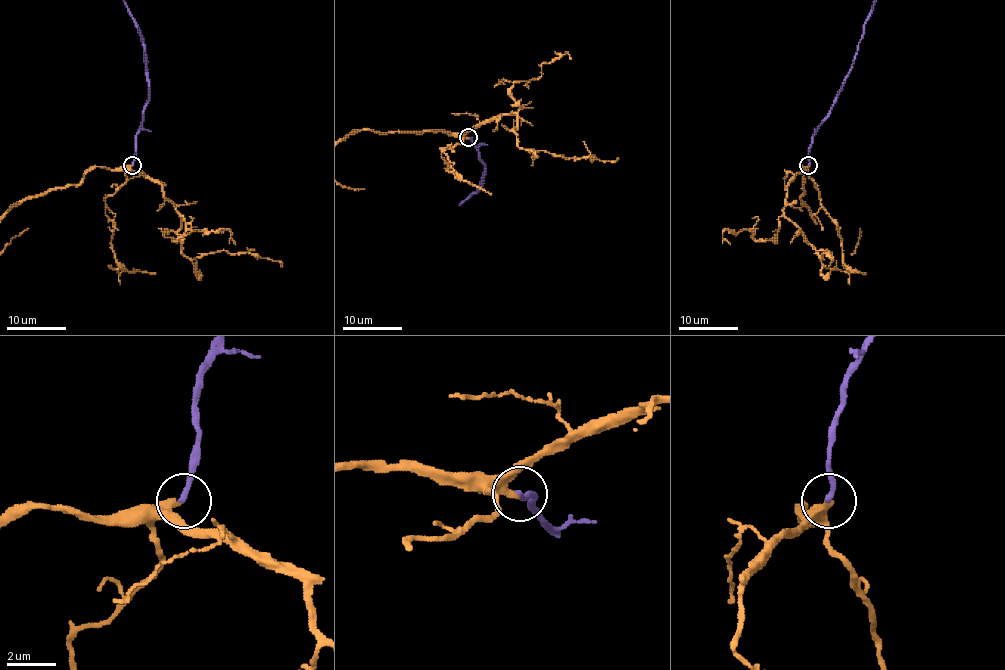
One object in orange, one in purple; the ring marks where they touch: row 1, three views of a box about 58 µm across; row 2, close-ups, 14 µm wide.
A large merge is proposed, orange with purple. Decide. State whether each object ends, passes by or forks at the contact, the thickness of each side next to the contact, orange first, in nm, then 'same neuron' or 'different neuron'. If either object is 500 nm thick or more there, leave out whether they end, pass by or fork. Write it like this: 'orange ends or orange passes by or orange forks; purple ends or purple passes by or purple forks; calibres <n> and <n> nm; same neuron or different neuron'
orange ends; purple ends; calibres 260 and 220 nm; different neuron

